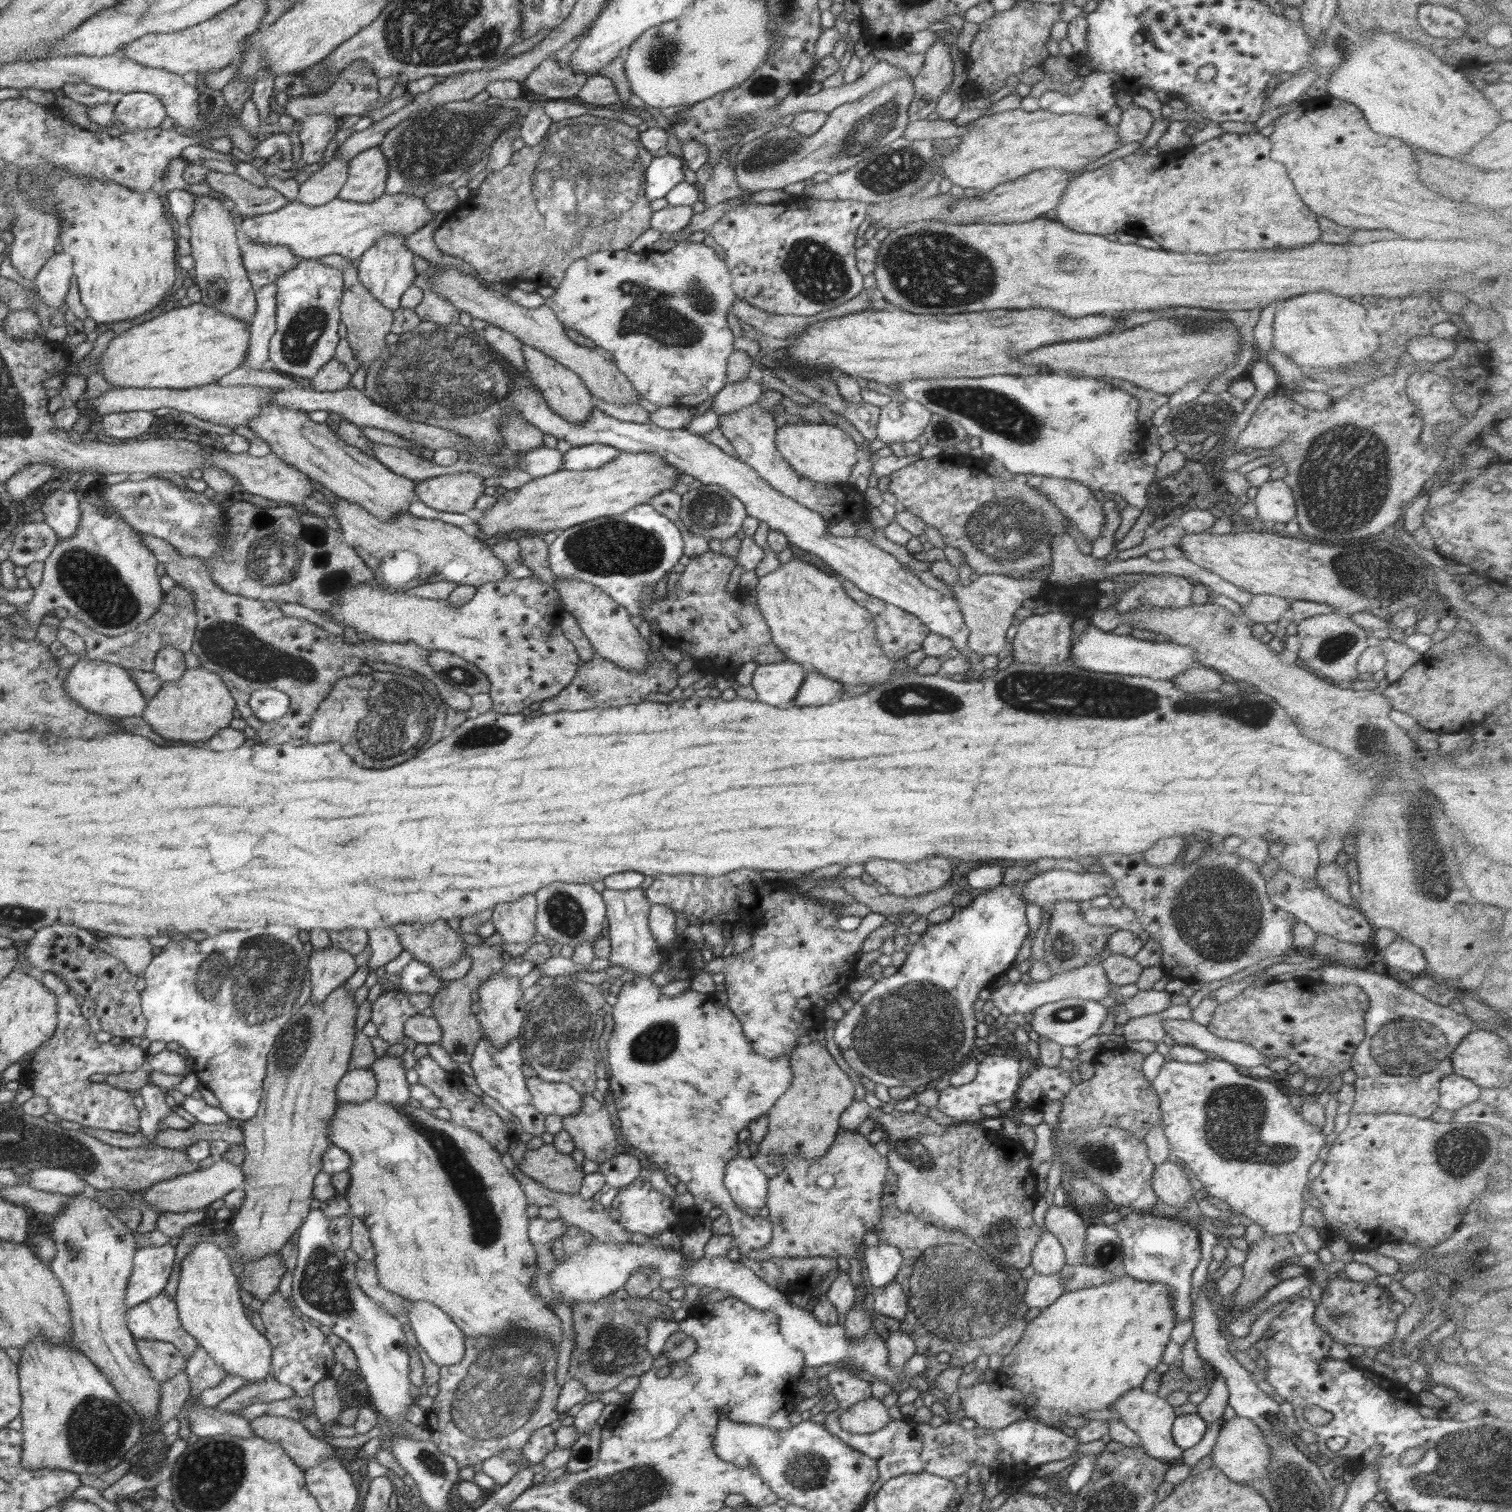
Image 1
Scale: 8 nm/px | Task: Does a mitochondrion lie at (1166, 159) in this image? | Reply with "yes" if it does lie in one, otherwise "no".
no

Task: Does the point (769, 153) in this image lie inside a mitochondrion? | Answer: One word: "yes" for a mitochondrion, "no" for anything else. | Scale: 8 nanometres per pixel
yes

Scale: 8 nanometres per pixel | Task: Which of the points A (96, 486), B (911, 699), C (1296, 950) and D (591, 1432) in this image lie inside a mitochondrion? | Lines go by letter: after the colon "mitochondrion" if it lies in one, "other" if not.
A: other
B: mitochondrion
C: other
D: other

